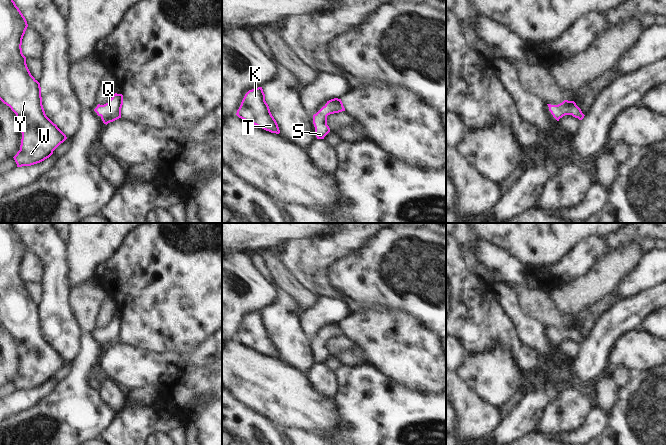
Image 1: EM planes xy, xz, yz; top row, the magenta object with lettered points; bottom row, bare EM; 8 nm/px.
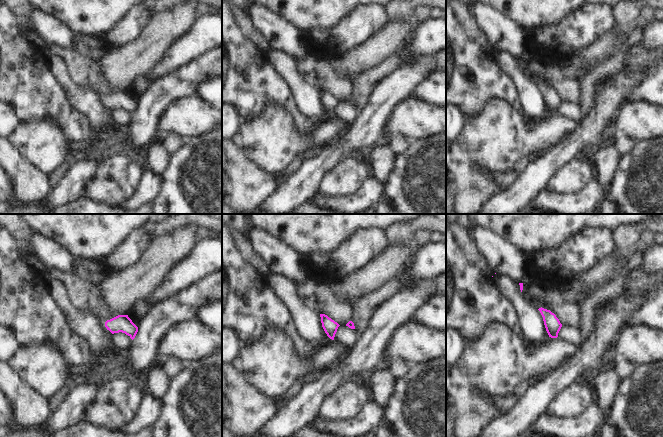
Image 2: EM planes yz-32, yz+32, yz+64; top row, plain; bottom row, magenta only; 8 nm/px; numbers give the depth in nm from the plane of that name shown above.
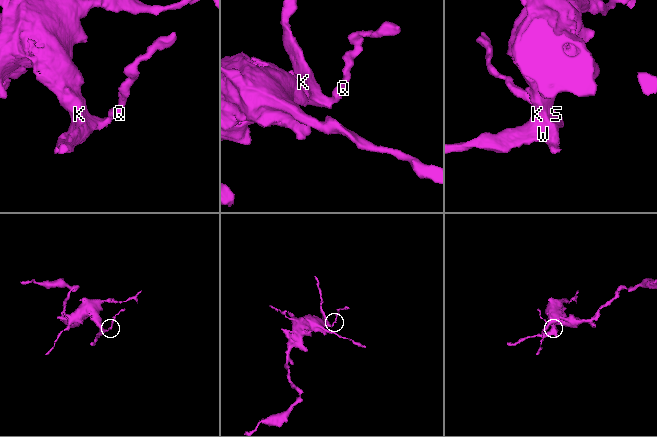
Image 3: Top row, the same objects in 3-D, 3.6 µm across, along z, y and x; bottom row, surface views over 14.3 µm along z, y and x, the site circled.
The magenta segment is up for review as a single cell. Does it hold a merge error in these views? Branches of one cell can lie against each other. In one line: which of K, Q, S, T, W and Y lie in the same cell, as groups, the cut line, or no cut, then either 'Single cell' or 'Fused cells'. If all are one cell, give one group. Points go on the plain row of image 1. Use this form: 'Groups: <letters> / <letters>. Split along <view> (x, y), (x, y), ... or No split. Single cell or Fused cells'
Groups: K Q S T W Y. No split. Single cell

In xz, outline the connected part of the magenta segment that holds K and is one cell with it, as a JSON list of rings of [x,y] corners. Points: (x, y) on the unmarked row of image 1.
[[[262,311],[249,314],[245,318],[236,339],[266,355],[276,358],[280,357],[278,348],[265,325]]]

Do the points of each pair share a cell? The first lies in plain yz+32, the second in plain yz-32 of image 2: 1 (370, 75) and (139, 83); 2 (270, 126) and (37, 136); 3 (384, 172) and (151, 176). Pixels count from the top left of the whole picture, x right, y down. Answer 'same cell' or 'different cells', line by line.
1: same cell
2: same cell
3: different cells

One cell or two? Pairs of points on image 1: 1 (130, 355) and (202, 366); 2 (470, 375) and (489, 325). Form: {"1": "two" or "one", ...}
{"1": "one", "2": "two"}

